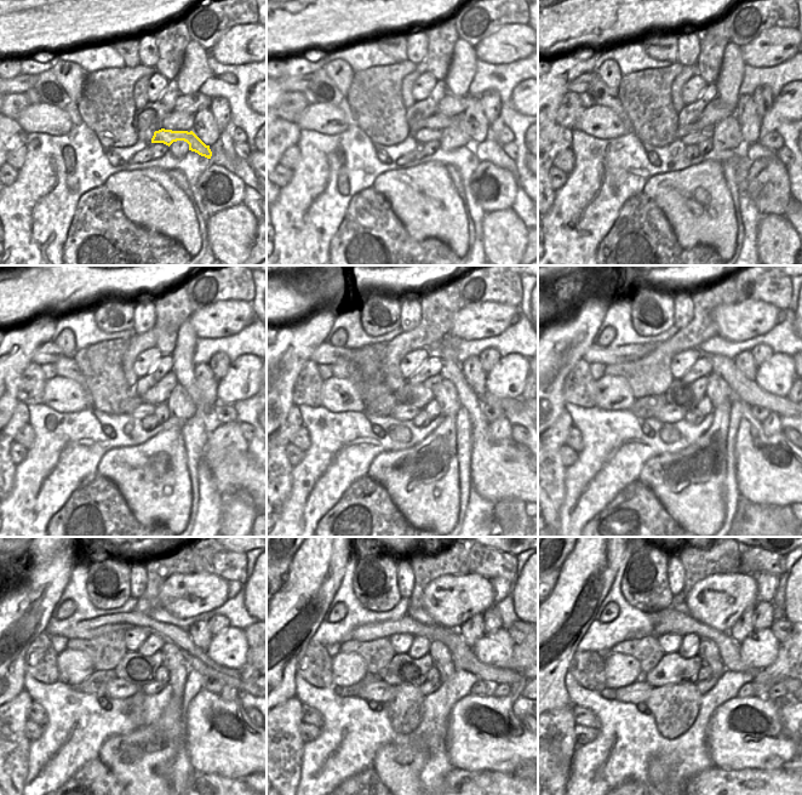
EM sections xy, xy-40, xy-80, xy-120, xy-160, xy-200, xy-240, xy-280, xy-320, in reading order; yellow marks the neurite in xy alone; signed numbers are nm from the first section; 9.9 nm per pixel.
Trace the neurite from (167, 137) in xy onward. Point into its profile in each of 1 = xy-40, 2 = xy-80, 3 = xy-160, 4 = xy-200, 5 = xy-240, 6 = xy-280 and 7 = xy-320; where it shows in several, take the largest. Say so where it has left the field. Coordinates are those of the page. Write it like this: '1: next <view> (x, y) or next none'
1: next xy-40 (424, 136)
2: next xy-80 (694, 138)
3: next xy-160 (402, 412)
4: next xy-200 (670, 413)
5: next xy-240 (118, 688)
6: next xy-280 (404, 703)
7: next xy-320 (674, 707)

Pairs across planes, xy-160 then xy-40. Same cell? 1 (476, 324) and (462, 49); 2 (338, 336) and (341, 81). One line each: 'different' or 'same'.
1: different
2: same

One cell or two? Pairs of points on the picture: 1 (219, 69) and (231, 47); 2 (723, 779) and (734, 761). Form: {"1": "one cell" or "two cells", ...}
{"1": "two cells", "2": "two cells"}

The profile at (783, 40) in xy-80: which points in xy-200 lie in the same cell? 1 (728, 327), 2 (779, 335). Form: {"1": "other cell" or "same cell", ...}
{"1": "same cell", "2": "other cell"}

